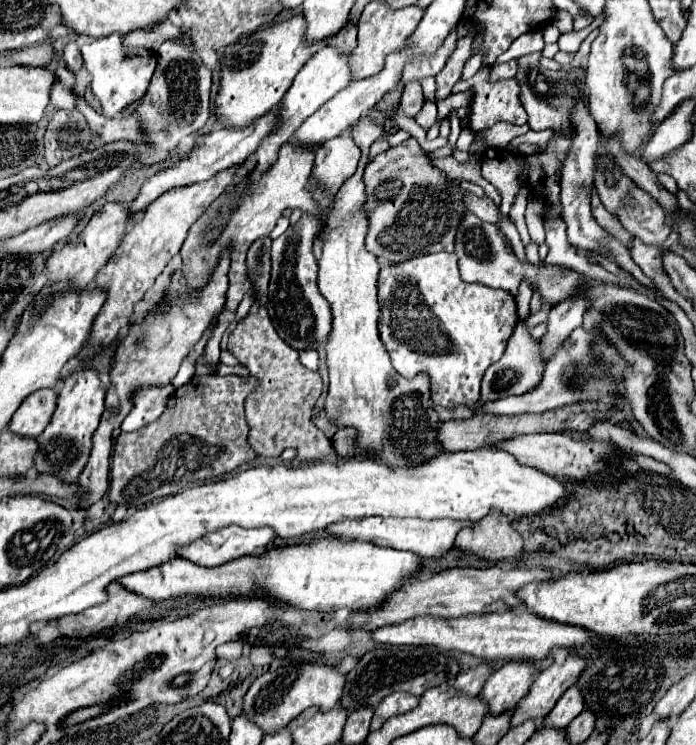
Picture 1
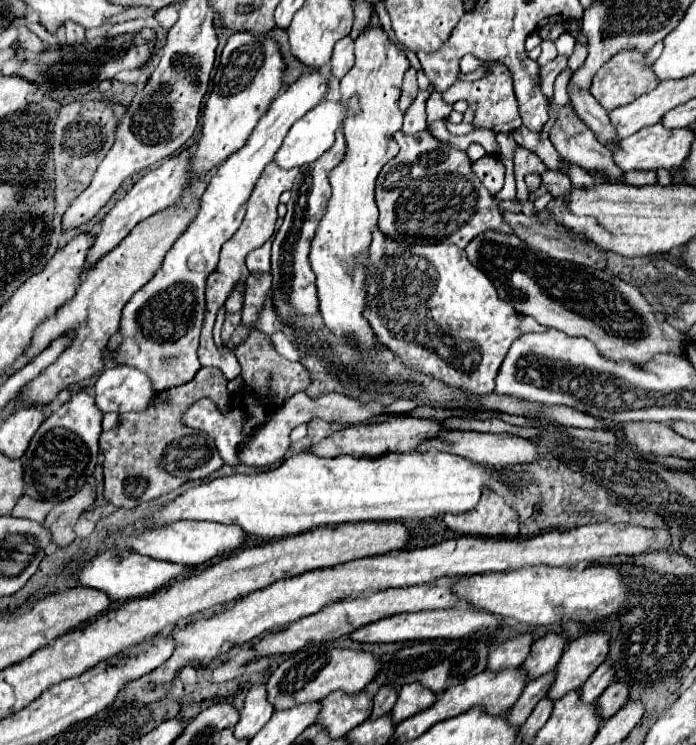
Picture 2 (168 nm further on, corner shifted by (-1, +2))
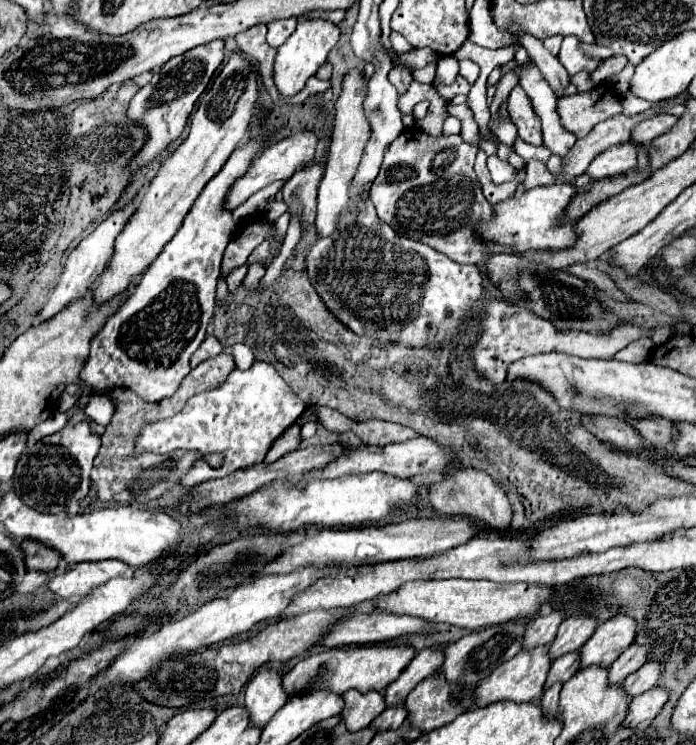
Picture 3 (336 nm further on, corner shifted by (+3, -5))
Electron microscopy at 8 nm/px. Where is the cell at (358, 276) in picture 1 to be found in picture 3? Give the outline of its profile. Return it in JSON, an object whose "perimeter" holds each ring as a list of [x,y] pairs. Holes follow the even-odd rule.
{"perimeter":[[[350,71],[344,77],[342,93],[336,101],[336,117],[334,117],[334,127],[332,127],[330,157],[326,163],[324,179],[320,181],[320,187],[318,187],[318,215],[316,215],[318,237],[330,235],[334,231],[340,211],[348,205],[348,183],[352,181],[352,175],[356,173],[356,163],[360,163],[360,155],[364,151],[364,143],[368,141],[368,133],[370,133],[368,119],[362,111],[364,91],[366,91],[366,77],[358,71]]]}

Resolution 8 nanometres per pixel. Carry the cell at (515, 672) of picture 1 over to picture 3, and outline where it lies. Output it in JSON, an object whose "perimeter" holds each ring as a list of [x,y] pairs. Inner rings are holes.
{"perimeter":[[[578,615],[568,617],[556,635],[556,639],[550,643],[550,657],[556,659],[568,651],[578,651],[596,631],[598,619],[594,615]]]}

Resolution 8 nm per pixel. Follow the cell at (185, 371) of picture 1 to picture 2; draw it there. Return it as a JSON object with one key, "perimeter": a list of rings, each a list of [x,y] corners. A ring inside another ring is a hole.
{"perimeter":[[[310,70],[304,72],[270,104],[248,142],[236,154],[226,158],[210,176],[196,220],[188,224],[186,232],[166,254],[156,276],[144,288],[140,288],[122,310],[120,332],[124,340],[116,348],[116,360],[146,372],[152,378],[152,384],[156,384],[158,392],[186,384],[200,370],[196,350],[204,322],[204,280],[208,272],[216,268],[222,244],[240,228],[246,214],[246,202],[256,186],[256,180],[274,160],[292,124],[326,98],[328,86],[330,80],[322,76],[320,70]],[[166,358],[174,358],[174,362],[166,364]]]}

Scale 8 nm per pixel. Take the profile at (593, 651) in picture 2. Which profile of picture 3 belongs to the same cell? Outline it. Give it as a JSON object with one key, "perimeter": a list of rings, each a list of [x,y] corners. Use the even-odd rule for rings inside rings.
{"perimeter":[[[616,615],[606,623],[600,623],[596,633],[584,643],[582,667],[584,665],[606,665],[610,667],[622,651],[632,645],[636,637],[636,621],[630,615]]]}

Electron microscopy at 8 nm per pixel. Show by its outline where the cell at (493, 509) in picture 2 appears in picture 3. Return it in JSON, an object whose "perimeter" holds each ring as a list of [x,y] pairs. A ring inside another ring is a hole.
{"perimeter":[[[460,467],[452,473],[448,473],[442,483],[432,483],[428,485],[428,493],[430,493],[430,503],[432,507],[444,515],[444,517],[454,517],[454,515],[466,515],[476,523],[484,523],[488,527],[494,529],[504,529],[508,527],[508,523],[512,521],[512,507],[508,503],[506,493],[502,491],[500,485],[494,483],[494,479],[484,473],[478,471],[474,467]]]}

